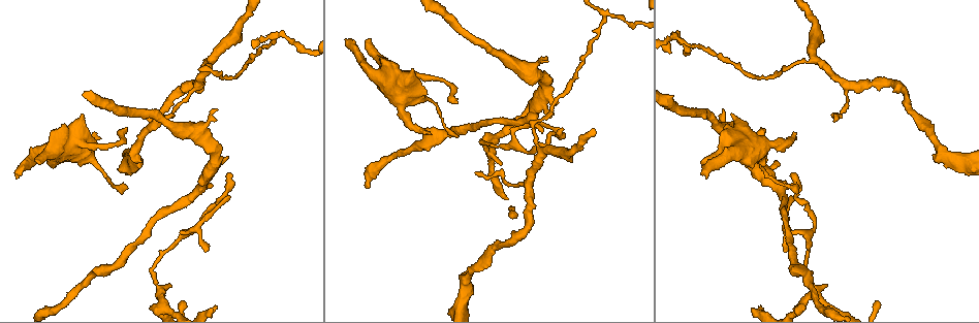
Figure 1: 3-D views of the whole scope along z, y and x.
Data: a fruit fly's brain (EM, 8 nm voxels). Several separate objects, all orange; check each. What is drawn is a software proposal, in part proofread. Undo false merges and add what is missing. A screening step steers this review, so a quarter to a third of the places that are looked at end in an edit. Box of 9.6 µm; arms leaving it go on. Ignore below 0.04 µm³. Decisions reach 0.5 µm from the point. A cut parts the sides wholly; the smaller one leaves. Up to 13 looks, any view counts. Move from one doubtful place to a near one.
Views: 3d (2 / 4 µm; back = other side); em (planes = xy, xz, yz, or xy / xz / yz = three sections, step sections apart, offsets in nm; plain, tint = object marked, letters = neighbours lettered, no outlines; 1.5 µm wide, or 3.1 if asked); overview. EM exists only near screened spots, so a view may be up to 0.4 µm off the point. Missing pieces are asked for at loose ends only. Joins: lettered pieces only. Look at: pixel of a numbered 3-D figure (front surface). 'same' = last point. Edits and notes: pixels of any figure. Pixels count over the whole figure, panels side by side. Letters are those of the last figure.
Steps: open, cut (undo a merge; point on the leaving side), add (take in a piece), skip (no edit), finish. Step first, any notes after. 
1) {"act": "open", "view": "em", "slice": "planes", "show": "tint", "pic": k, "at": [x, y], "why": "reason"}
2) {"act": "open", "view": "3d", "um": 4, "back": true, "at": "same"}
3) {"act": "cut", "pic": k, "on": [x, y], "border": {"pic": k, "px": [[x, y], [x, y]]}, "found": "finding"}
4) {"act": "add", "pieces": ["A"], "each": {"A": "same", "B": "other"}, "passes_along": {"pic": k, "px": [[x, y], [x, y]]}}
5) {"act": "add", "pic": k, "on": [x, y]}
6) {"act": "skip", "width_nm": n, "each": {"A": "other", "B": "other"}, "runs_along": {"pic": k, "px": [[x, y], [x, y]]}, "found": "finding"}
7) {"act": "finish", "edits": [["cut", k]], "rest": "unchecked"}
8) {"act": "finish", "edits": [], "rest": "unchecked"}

{"act": "open", "view": "3d", "um": 2, "pic": 1, "at": [605, 18], "why": "a fork"}

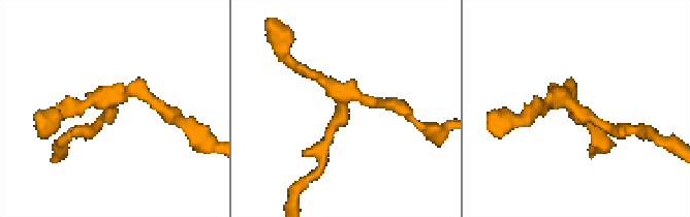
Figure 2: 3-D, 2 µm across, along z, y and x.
{"act": "open", "view": "em", "slice": "xy", "step": 8, "show": "tint", "pic": 2, "at": [108, 110], "arms": 3, "why": "shape alone is not enough"}

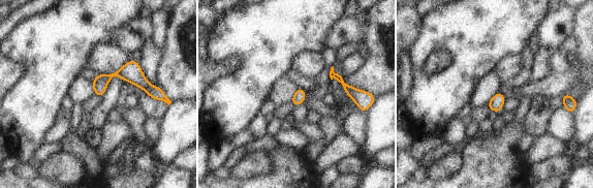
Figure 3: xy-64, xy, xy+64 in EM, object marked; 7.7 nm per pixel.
{"act": "open", "view": "em", "slice": "planes", "show": "letters", "at": "same"}

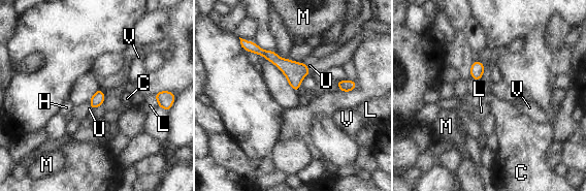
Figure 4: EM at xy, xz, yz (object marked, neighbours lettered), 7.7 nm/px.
{"act": "skip", "width_nm": 100, "each": {"C": "other", "H": "other", "L": "other", "M": "other", "U": "other", "V": "other"}, "found": "continuous, no second neuron"}

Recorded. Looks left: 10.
{"act": "open", "view": "3d", "um": 2, "pic": 1, "at": [231, 174], "why": "branch stops here"}

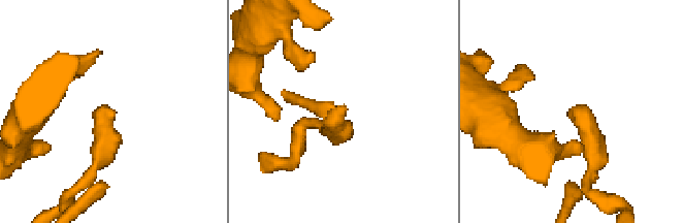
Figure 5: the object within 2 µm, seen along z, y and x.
{"act": "open", "view": "em", "slice": "planes", "show": "letters", "pic": 5, "at": [345, 109]}

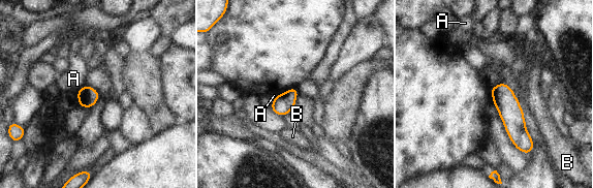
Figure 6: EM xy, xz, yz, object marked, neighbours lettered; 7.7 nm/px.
{"act": "skip", "width_nm": 160, "each": {"A": "other", "B": "other"}, "border": {"pic": 6, "px": [[85, 84], [75, 93]]}, "found": "no lettered piece goes on from it"}

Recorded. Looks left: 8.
{"act": "open", "view": "3d", "um": 4, "pic": 1, "at": [169, 284], "why": "branch stops here"}

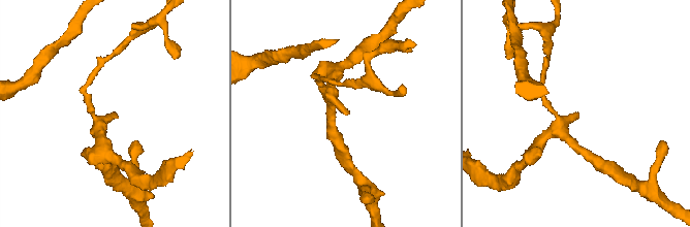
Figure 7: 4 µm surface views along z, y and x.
{"act": "open", "view": "em", "slice": "planes", "show": "letters", "pic": 7, "at": [345, 115]}

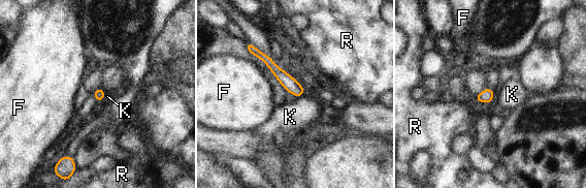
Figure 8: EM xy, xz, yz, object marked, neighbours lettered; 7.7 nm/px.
{"act": "skip", "longest_contact_nm": ["K", 70], "each": {"F": "other", "K": "other", "R": "other"}, "runs_along": {"pic": 8, "px": [[254, 51], [292, 86], [301, 91]]}, "found": "no lettered piece goes on from it"}

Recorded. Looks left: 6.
{"act": "open", "view": "3d", "um": 2, "pic": 1, "at": [206, 252], "why": "an open end"}

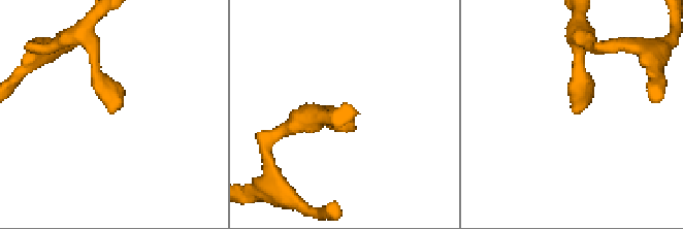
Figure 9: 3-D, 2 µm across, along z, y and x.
{"act": "open", "view": "em", "slice": "xy", "step": 4, "show": "letters", "pic": 9, "at": [575, 112]}

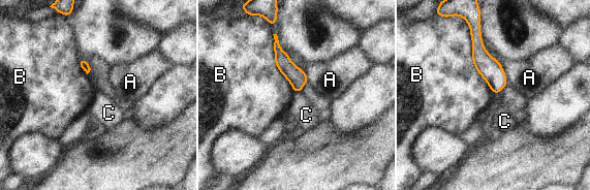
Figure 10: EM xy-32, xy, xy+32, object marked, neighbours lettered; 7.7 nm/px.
{"act": "open", "view": "em", "slice": "planes", "show": "letters", "at": "same"}

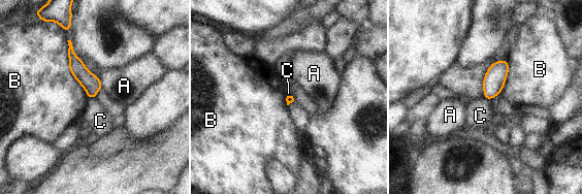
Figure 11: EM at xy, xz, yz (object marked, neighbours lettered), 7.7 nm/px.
{"act": "skip", "each": {"A": "other", "B": "other", "C": "other"}, "border": {"pic": 11, "px": [[89, 98], [94, 99]]}, "found": "none of them fits"}

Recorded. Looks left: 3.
{"act": "open", "view": "3d", "um": 4, "pic": 1, "at": [722, 108], "why": "thin end"}

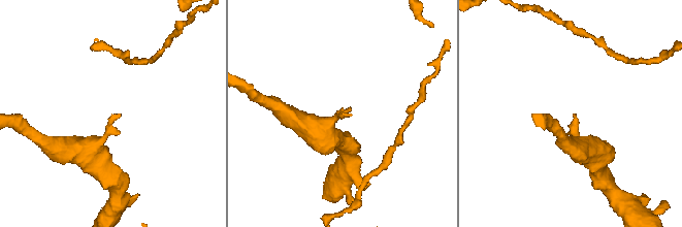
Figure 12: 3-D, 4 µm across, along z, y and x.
{"act": "open", "view": "em", "slice": "planes", "show": "letters", "pic": 12, "at": [574, 113], "why": "shape alone is not enough"}

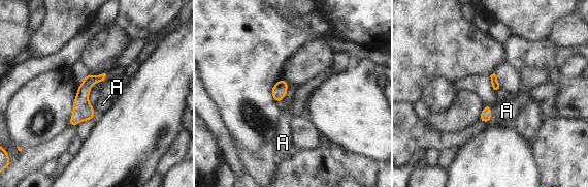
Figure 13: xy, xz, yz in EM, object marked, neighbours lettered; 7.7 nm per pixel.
{"act": "skip", "longest_contact_nm": ["A", 130], "each": {"A": "other"}, "found": "no lettered piece goes on from it"}

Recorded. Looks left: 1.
{"act": "finish", "edits": [], "rest": "unchecked"}

